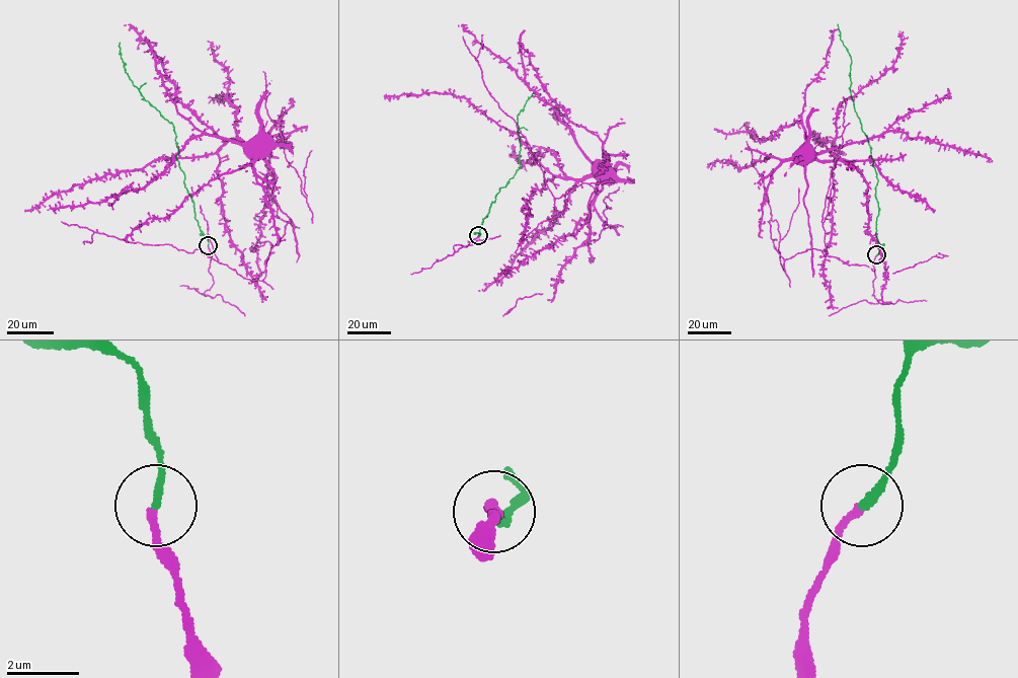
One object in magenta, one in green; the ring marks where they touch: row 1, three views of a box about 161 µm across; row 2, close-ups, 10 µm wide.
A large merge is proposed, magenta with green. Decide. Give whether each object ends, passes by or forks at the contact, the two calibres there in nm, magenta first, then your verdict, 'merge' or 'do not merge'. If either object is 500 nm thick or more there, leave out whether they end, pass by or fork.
magenta ends there; green ends there; 200 nm thick on the magenta side, 220 nm on the other; merge

